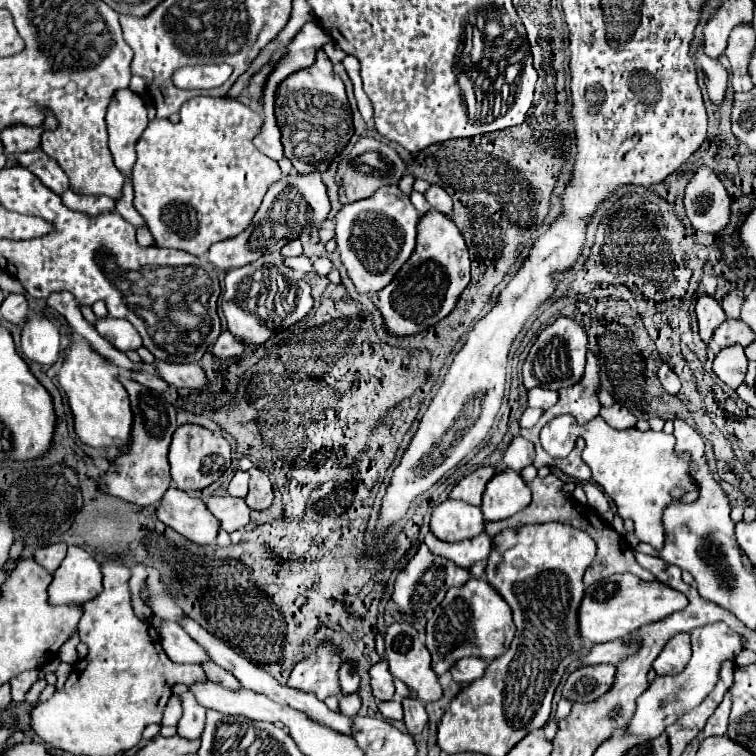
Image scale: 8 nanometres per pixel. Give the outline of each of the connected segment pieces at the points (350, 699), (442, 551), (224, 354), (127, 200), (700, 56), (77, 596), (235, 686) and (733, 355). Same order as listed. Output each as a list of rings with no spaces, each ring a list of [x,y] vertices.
[[[355,692],[353,696],[343,696],[343,698],[339,700],[339,708],[341,708],[341,714],[353,718],[353,716],[357,714],[357,710],[361,708],[361,698],[359,698],[359,694]]]
[[[431,532],[425,536],[425,544],[429,546],[431,552],[445,556],[449,560],[453,560],[455,564],[469,568],[473,562],[477,560],[485,560],[491,554],[493,548],[493,536],[489,536],[487,532],[481,532],[479,536],[475,536],[473,540],[461,540],[461,542],[445,542],[439,540],[437,536],[433,536]]]
[[[221,332],[221,336],[215,340],[215,344],[213,344],[213,354],[217,356],[217,358],[239,358],[241,354],[243,354],[243,350],[245,350],[245,344],[243,344],[243,340],[237,340],[237,338],[233,338],[231,336],[231,332]]]
[[[125,182],[125,186],[123,186],[123,198],[117,200],[117,212],[119,212],[129,224],[133,224],[135,228],[145,226],[145,220],[143,220],[141,214],[133,208],[133,188],[131,188],[131,184],[127,184],[127,182]]]
[[[703,46],[697,50],[695,58],[697,58],[699,68],[701,68],[703,74],[705,74],[705,84],[707,84],[709,100],[711,100],[715,106],[719,106],[719,104],[723,102],[725,90],[727,90],[727,70],[725,70],[717,60],[711,60],[709,56],[705,56]]]
[[[69,546],[65,560],[49,586],[51,604],[83,604],[101,592],[101,570],[95,558],[79,546]]]
[[[215,662],[203,664],[203,670],[205,670],[205,674],[207,674],[207,678],[209,678],[211,682],[223,684],[223,688],[225,688],[225,686],[227,686],[229,690],[239,690],[239,688],[241,688],[239,680],[237,680],[233,674],[229,674],[227,670],[223,670],[221,666],[217,666]]]
[[[735,344],[729,348],[723,348],[713,362],[713,372],[719,376],[721,382],[725,382],[729,388],[737,390],[737,386],[743,382],[747,372],[747,358],[743,352],[743,346]]]

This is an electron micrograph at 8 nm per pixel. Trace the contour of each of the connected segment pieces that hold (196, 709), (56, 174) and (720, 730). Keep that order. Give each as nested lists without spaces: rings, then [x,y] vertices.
[[[191,692],[181,694],[181,702],[183,702],[183,718],[179,720],[177,734],[181,734],[183,738],[199,738],[205,728],[205,708],[197,704]]]
[[[37,148],[33,152],[15,154],[15,158],[17,158],[17,164],[31,170],[49,190],[57,192],[59,196],[69,188],[69,178],[65,176],[65,172],[59,168],[59,164],[53,158],[45,156],[45,152],[41,152],[41,148]]]
[[[727,692],[723,702],[717,706],[717,710],[709,716],[705,728],[699,734],[699,740],[707,738],[707,736],[721,736],[727,732],[727,720],[729,720],[729,710],[731,710],[731,694]]]

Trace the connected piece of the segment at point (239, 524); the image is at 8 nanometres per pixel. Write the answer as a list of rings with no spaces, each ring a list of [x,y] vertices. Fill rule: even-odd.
[[[211,496],[207,502],[207,508],[219,520],[221,528],[229,534],[247,526],[249,514],[251,514],[245,500],[243,498],[237,500],[233,496]]]

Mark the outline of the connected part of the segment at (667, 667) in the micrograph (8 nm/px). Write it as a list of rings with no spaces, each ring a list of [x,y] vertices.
[[[681,632],[673,636],[653,662],[653,670],[657,674],[677,674],[681,668],[685,668],[687,660],[691,656],[691,646],[689,646],[689,632]]]

